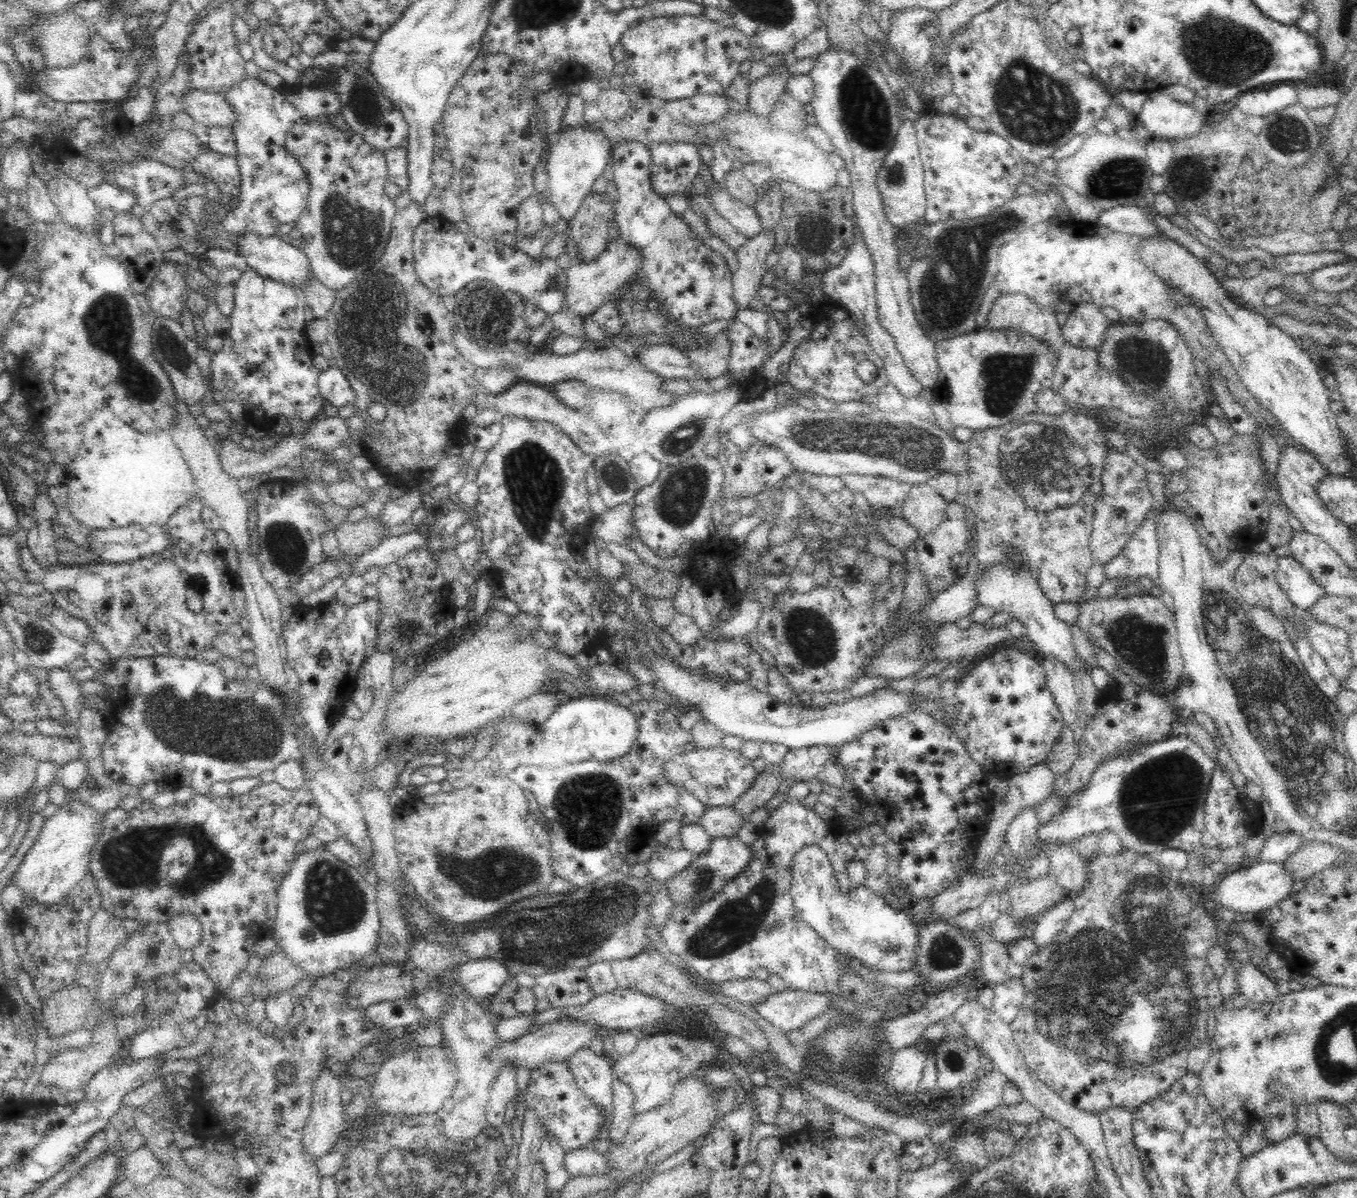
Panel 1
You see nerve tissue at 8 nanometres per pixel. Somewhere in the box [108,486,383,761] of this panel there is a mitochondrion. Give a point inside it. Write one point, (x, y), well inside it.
(284, 544)

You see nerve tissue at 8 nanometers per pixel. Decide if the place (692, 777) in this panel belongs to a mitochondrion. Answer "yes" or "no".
yes

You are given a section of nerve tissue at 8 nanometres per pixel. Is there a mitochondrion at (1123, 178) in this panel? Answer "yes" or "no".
yes

